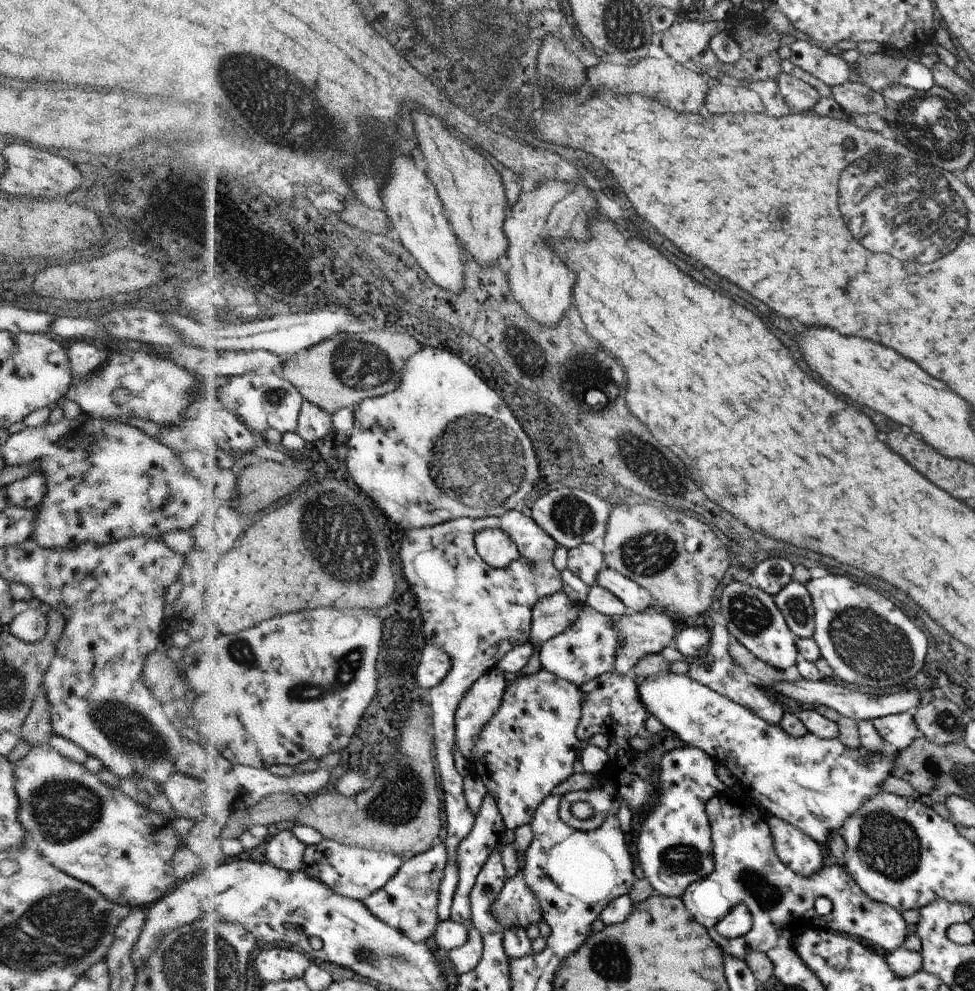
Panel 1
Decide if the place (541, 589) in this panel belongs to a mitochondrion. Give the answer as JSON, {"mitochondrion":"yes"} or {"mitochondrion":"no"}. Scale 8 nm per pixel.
{"mitochondrion":"no"}

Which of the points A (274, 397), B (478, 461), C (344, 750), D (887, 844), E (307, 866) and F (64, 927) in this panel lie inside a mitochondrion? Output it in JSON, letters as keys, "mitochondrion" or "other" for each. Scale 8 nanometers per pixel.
{"A":"mitochondrion","B":"mitochondrion","C":"other","D":"mitochondrion","E":"other","F":"mitochondrion"}

